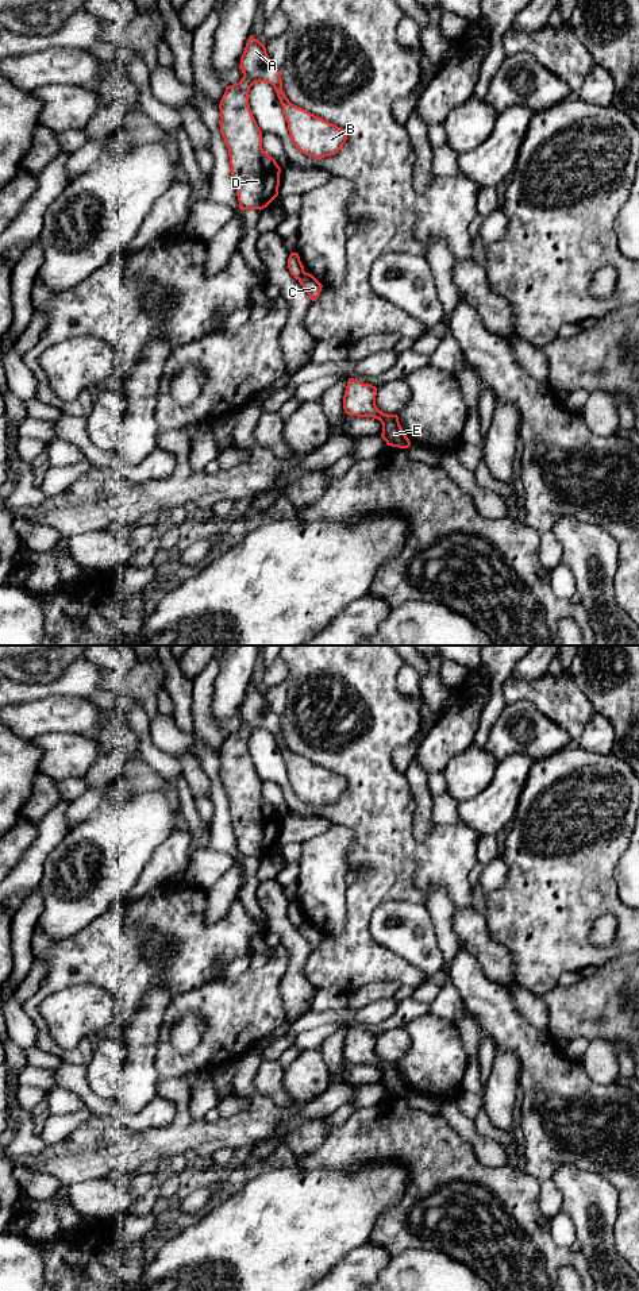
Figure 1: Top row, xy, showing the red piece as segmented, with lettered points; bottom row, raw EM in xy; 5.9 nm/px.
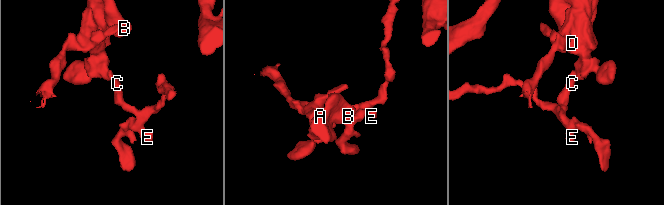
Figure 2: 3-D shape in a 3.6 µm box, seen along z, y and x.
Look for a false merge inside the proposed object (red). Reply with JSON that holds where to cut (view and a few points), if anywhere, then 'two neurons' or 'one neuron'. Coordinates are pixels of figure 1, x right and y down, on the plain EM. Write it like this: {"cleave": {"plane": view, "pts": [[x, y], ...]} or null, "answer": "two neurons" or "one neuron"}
{"cleave": {"plane": "xy", "pts": [[304, 920], [299, 928]]}, "answer": "two neurons"}

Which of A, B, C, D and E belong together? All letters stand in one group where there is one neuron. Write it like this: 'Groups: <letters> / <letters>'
Groups: A B D / C E

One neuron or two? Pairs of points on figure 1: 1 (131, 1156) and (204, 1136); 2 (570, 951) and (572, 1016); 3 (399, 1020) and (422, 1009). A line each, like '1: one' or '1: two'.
1: one
2: two
3: one

